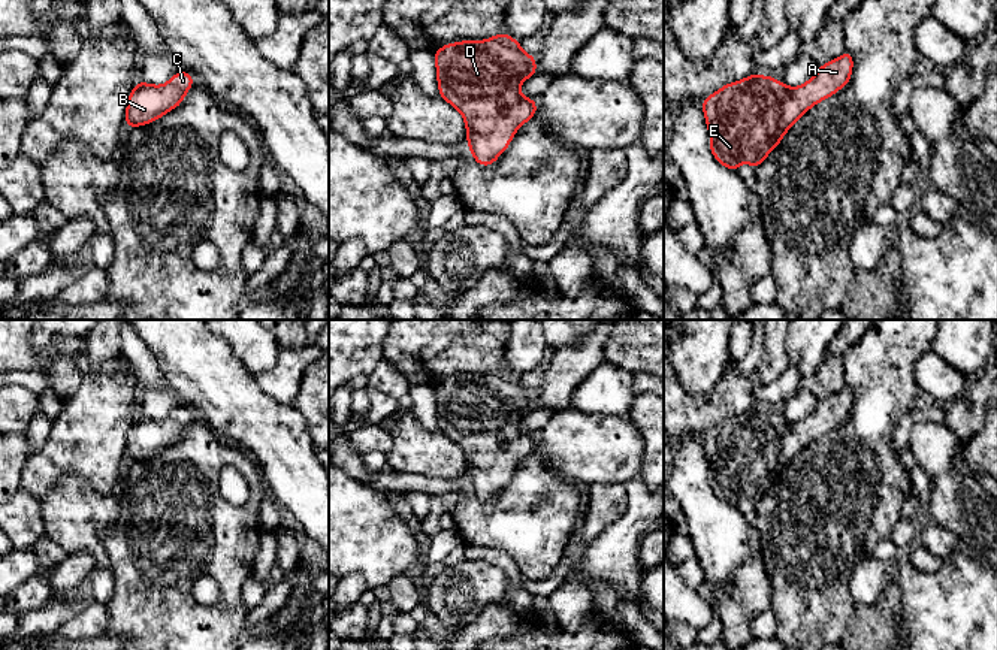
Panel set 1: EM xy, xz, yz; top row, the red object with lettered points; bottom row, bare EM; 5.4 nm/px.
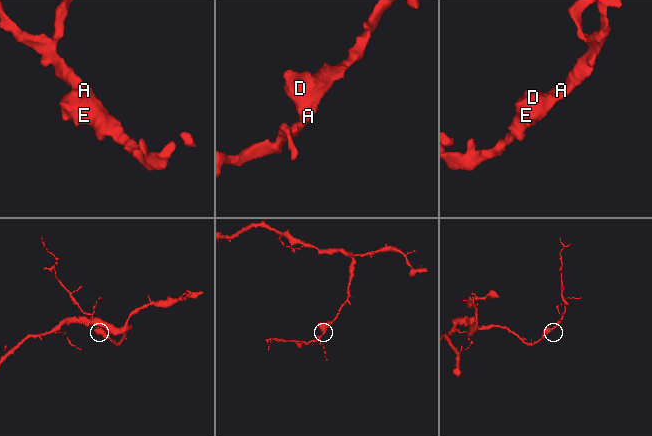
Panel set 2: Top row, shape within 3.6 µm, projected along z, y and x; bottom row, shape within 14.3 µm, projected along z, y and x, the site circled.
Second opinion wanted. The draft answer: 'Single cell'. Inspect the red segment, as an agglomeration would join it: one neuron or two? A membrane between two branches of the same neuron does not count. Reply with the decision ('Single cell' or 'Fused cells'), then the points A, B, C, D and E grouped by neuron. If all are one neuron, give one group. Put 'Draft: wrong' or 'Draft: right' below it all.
Single cell. Groups: A B C D E
Draft: right

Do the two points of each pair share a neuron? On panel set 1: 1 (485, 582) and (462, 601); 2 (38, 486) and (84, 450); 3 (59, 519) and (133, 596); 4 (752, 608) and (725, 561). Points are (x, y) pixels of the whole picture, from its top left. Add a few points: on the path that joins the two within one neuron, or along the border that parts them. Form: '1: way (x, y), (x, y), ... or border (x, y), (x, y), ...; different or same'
1: way (479, 584), (468, 595); same
2: way (50, 474), (72, 452); same
3: border (108, 531), (102, 537), (102, 547), (109, 567); different
4: border (748, 541), (748, 558), (730, 580), (734, 596); different

